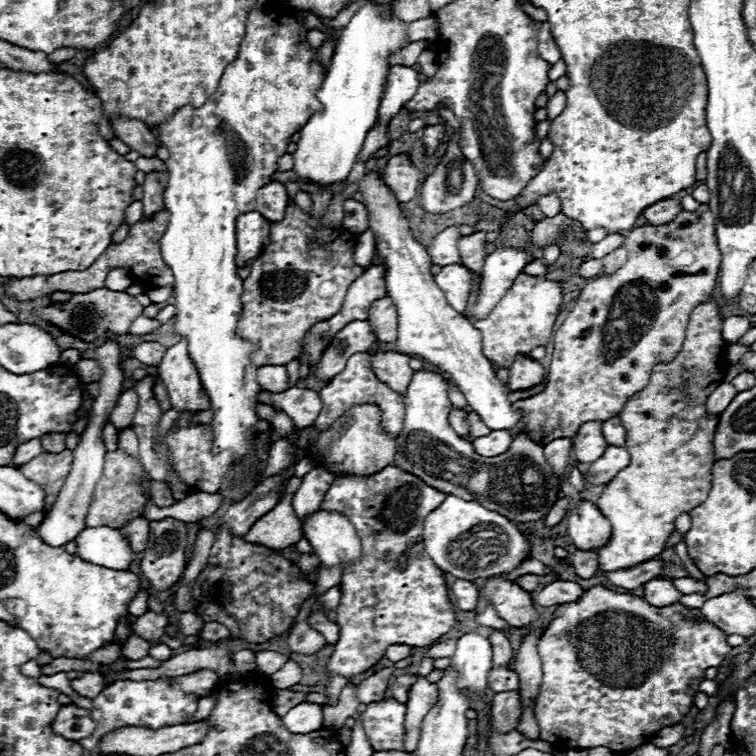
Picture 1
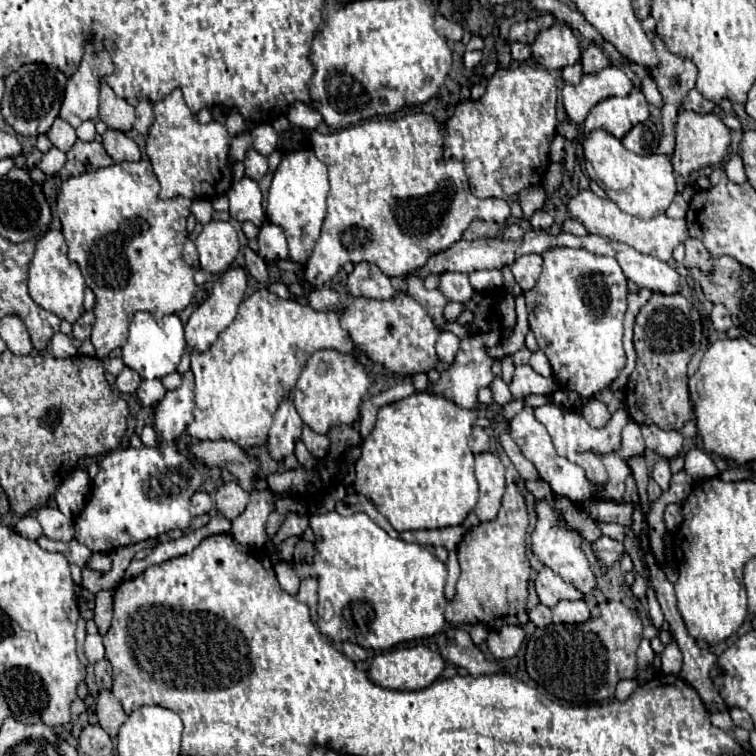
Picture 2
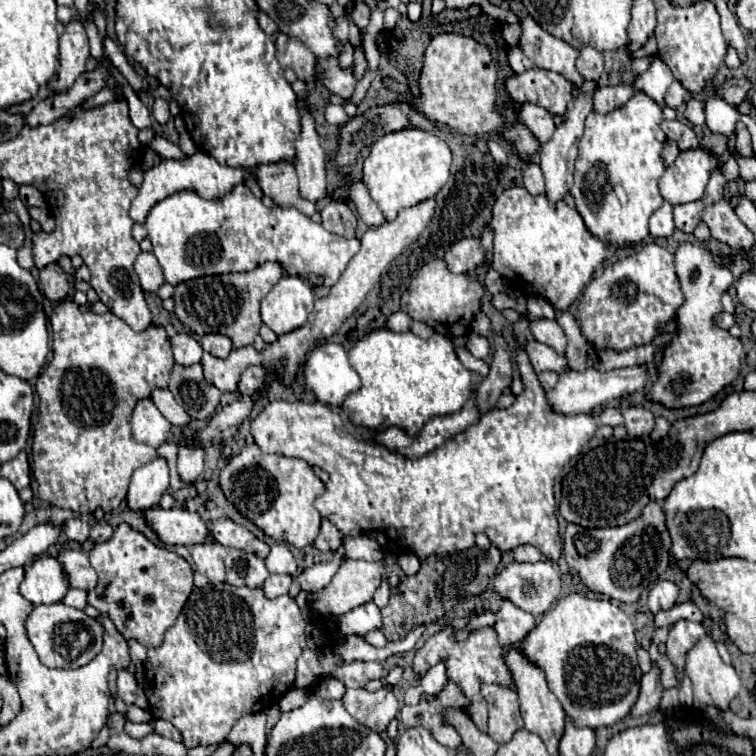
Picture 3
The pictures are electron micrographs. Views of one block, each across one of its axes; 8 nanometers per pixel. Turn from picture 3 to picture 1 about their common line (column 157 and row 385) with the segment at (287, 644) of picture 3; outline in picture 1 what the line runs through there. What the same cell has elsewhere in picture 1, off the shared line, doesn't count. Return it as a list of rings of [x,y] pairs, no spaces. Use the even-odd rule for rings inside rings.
[[[708,300],[698,304],[688,322],[688,334],[678,356],[668,364],[656,364],[652,368],[650,382],[644,390],[636,392],[620,412],[622,424],[626,428],[626,448],[630,452],[630,464],[616,474],[612,482],[606,484],[600,494],[596,506],[610,520],[612,536],[602,546],[598,554],[600,572],[612,572],[622,568],[638,566],[640,562],[648,562],[648,558],[656,558],[674,530],[674,520],[682,512],[690,512],[698,504],[702,504],[710,492],[712,480],[712,458],[714,458],[714,432],[718,426],[718,416],[706,416],[706,398],[710,392],[724,380],[726,370],[726,342],[722,340],[722,316],[716,300]]]

